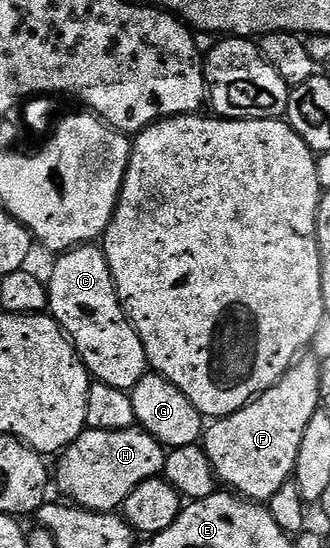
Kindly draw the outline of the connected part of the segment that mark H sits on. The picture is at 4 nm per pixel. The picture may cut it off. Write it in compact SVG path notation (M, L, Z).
M85 428L59 455L60 463L54 466L54 486L79 509L116 512L138 484L163 475L165 457L164 445L139 428L118 432Z

